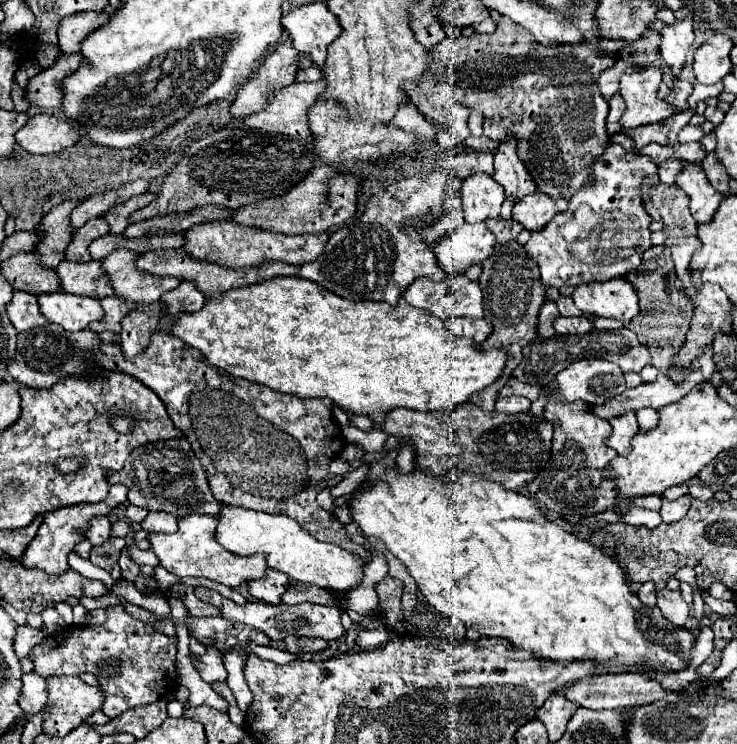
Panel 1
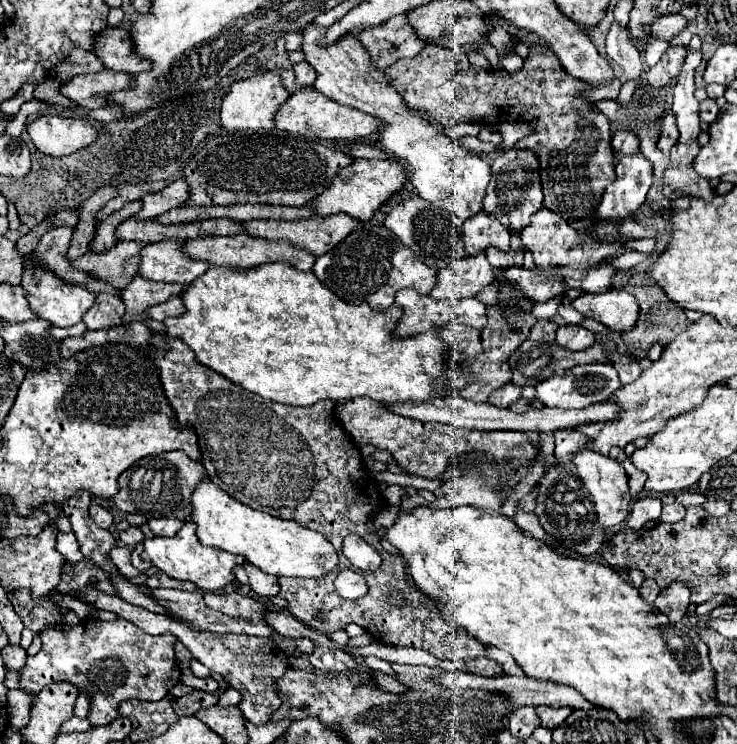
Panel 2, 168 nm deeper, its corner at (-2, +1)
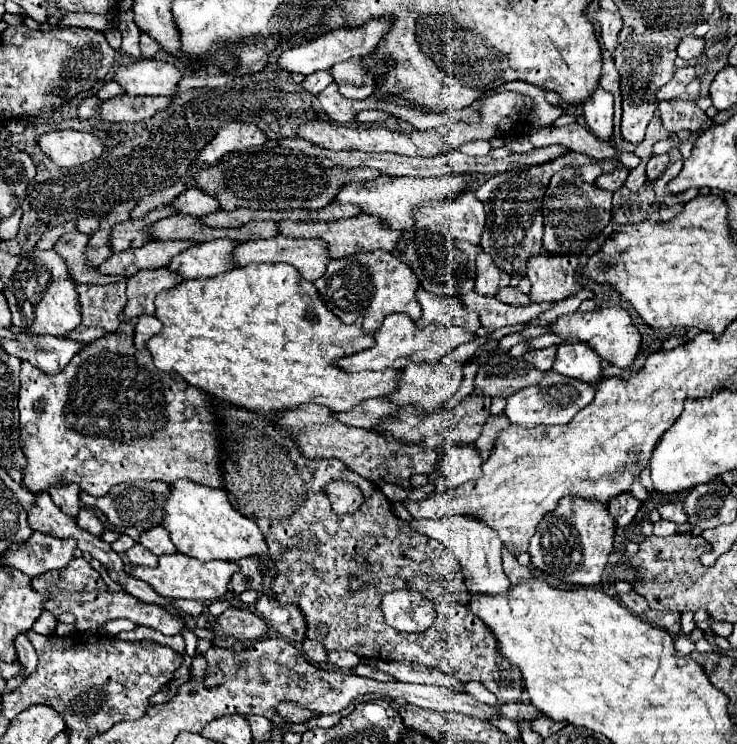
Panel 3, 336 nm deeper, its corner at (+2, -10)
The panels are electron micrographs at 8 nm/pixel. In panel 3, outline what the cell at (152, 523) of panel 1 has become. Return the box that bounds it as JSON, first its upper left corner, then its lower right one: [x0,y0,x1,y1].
[139,525,175,555]

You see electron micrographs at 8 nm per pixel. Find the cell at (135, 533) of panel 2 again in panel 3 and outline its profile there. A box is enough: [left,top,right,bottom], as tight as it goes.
[125,543,157,567]

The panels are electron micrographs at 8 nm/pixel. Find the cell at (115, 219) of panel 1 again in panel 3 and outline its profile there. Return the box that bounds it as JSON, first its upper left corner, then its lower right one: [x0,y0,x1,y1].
[171,187,219,217]

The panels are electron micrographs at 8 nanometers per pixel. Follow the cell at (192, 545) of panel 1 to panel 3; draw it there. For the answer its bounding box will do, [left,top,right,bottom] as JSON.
[131,555,239,601]

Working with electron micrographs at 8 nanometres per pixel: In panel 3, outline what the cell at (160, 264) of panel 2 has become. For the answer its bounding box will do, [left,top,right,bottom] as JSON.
[167,239,237,281]

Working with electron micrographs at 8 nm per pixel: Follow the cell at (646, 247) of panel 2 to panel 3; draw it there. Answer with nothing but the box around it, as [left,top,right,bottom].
[527,249,581,303]

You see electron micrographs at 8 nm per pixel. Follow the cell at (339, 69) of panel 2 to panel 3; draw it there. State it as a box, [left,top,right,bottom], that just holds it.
[415,191,485,245]

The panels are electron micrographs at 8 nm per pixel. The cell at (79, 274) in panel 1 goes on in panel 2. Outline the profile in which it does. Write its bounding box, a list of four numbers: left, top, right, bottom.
[73,242,143,288]

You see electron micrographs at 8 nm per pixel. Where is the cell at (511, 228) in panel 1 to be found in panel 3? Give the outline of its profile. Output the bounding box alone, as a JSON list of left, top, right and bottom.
[497,285,531,305]

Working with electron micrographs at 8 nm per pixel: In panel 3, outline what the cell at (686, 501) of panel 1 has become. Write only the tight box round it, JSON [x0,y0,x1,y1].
[653,519,677,537]

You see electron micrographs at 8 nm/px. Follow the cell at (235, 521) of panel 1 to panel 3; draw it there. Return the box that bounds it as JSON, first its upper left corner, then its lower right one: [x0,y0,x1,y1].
[163,479,269,561]

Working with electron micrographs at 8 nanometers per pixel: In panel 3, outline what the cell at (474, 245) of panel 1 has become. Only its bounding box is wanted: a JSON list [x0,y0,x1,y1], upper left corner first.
[417,289,481,333]

